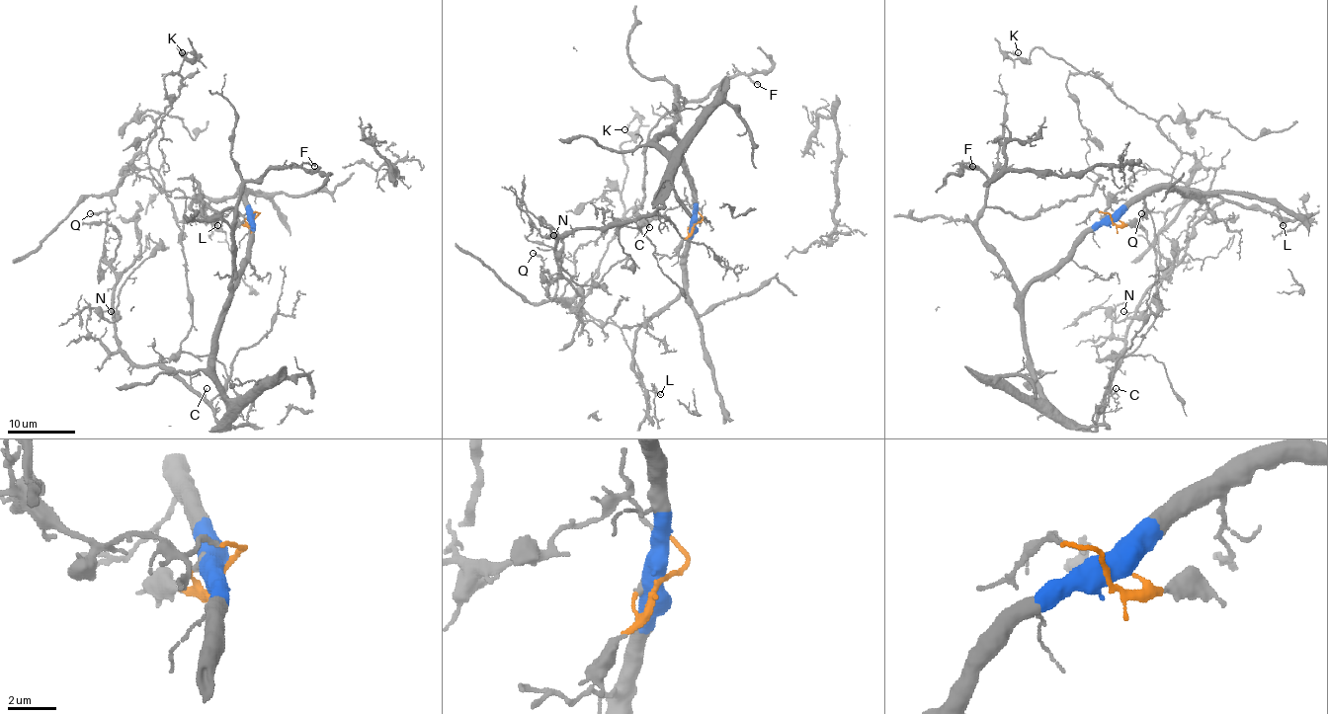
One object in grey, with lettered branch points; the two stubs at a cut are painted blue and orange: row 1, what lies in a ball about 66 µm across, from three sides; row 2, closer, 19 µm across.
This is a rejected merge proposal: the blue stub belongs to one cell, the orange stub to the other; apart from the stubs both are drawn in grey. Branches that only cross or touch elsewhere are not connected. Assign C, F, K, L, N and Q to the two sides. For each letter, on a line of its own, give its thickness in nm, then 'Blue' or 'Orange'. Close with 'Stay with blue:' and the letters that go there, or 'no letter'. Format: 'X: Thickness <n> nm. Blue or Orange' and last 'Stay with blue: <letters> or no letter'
C: Thickness 110 nm. Blue
F: Thickness 240 nm. Blue
K: Thickness 90 nm. Orange
L: Thickness 150 nm. Blue
N: Thickness 110 nm. Blue
Q: Thickness 200 nm. Orange
Stay with blue: C, F, L, N

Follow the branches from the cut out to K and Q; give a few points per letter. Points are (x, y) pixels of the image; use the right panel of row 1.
K: (1111, 220), (1091, 214), (1131, 177), (1183, 182), (1191, 156), (1089, 74), (1036, 48), (1017, 52)
Q: (1111, 220), (1091, 214), (1104, 212), (1141, 170), (1186, 187), (1169, 210), (1141, 214)

